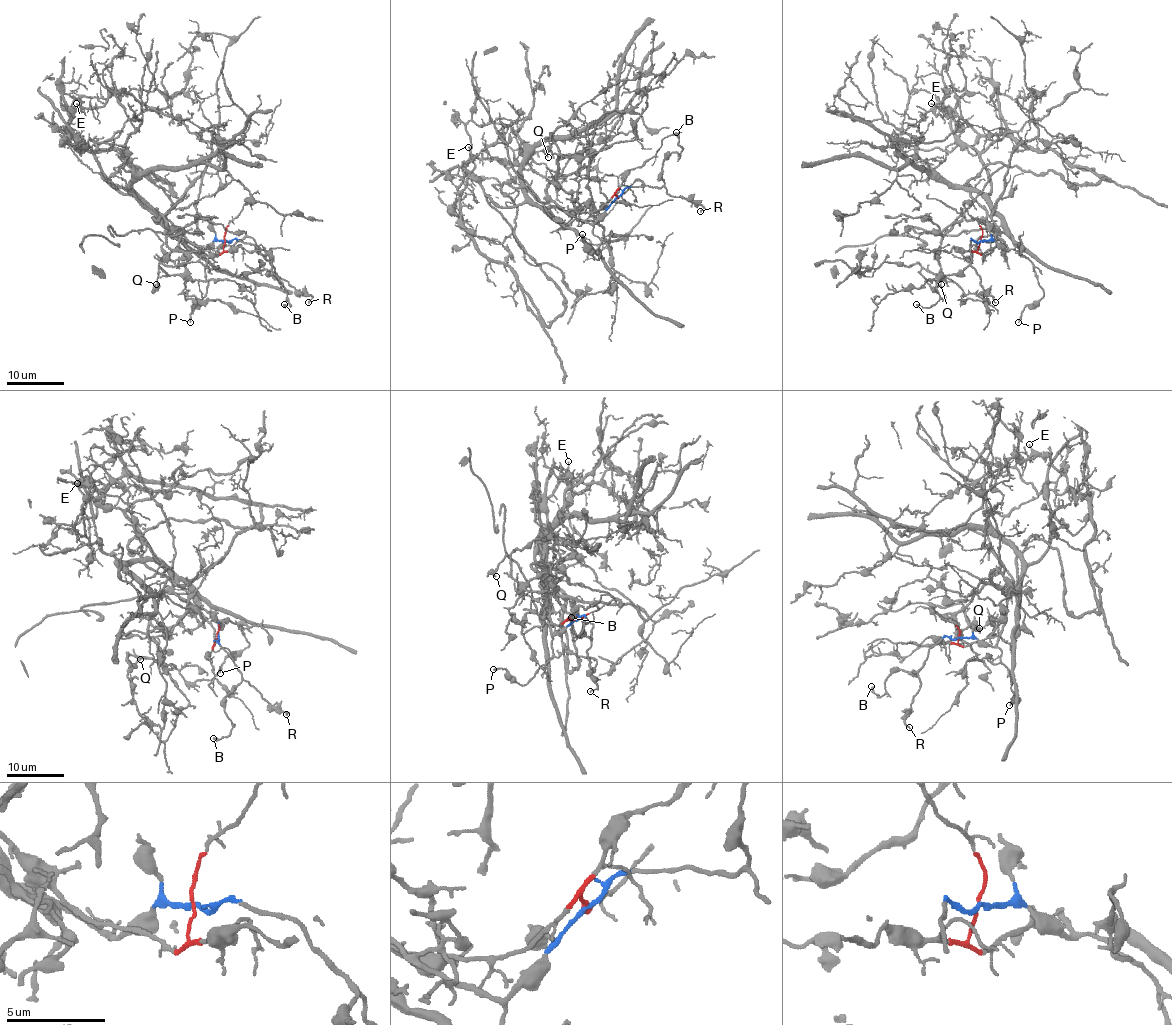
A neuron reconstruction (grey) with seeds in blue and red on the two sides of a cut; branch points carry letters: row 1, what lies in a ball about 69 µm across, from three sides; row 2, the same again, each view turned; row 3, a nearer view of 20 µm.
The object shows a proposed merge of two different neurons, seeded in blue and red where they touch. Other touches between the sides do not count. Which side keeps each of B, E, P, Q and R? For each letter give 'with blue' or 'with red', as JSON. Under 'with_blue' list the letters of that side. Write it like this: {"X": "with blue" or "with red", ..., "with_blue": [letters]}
{"B": "with blue", "E": "with blue", "P": "with blue", "Q": "with blue", "R": "with blue", "with_blue": ["B", "E", "P", "Q", "R"]}

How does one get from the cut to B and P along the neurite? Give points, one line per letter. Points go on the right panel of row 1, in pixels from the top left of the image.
B: (981, 240), (972, 239), (968, 265), (956, 273), (945, 275), (936, 285), (939, 299), (935, 304), (916, 304)
P: (981, 240), (994, 240), (1007, 249), (1017, 250), (1033, 265), (1043, 294), (1041, 298), (1026, 307), (1018, 322)

